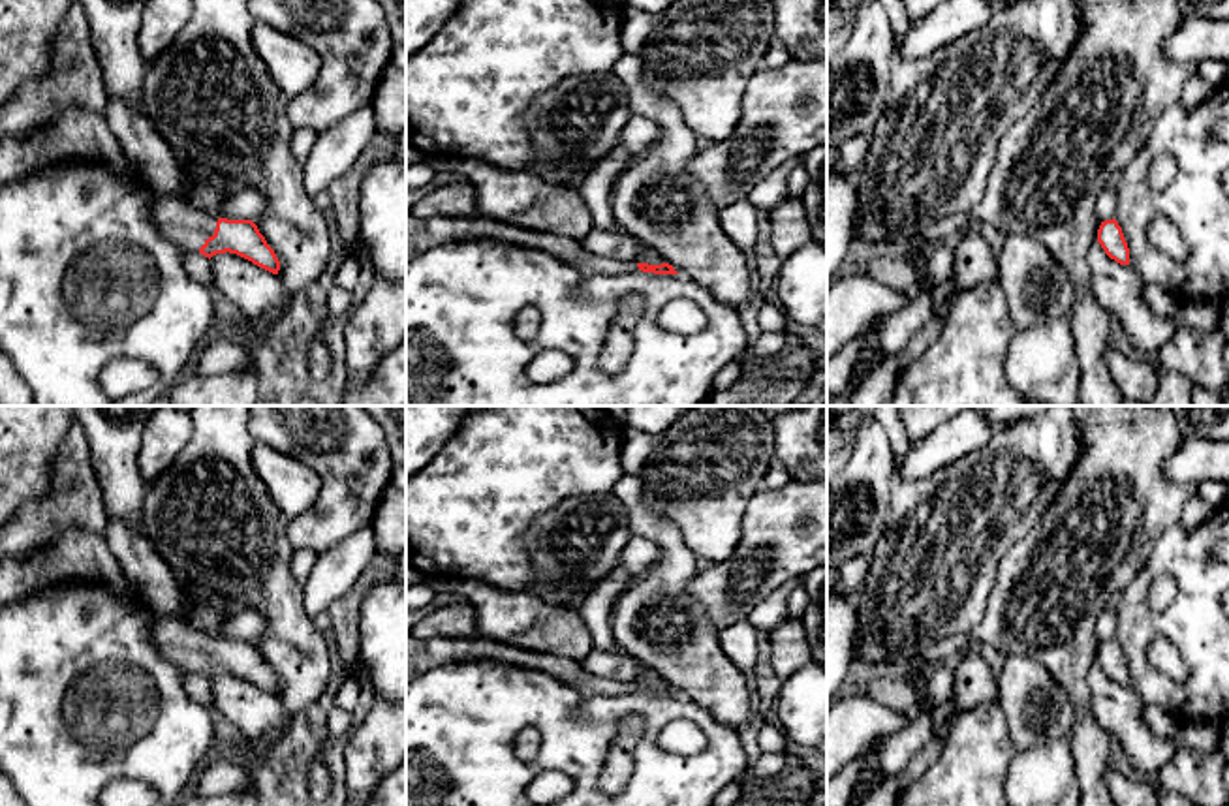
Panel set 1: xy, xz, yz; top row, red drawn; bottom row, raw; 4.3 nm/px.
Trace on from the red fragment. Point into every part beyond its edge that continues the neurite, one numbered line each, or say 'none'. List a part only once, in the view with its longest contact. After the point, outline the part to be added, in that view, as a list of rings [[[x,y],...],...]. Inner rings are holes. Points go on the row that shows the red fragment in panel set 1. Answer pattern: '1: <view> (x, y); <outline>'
1: xy (188, 228); [[[160,199],[152,203],[156,227],[165,239],[175,240],[188,252],[199,252],[214,235],[218,218],[203,214],[184,201]]]

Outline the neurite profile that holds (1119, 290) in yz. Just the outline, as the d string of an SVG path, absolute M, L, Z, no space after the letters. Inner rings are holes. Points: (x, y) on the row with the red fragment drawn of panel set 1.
M1096 240L1088 252L1090 284L1096 301L1116 316L1135 351L1163 349L1180 329L1178 318L1154 312L1144 301L1144 282L1129 267L1111 259Z

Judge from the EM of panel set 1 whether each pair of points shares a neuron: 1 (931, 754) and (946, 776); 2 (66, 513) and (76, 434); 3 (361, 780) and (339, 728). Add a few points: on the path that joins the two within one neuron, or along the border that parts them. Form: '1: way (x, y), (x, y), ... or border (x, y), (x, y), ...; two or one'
1: border (949, 731), (942, 754), (906, 786); two
2: way (74, 495), (74, 453); one
3: border (354, 728), (346, 737); two

